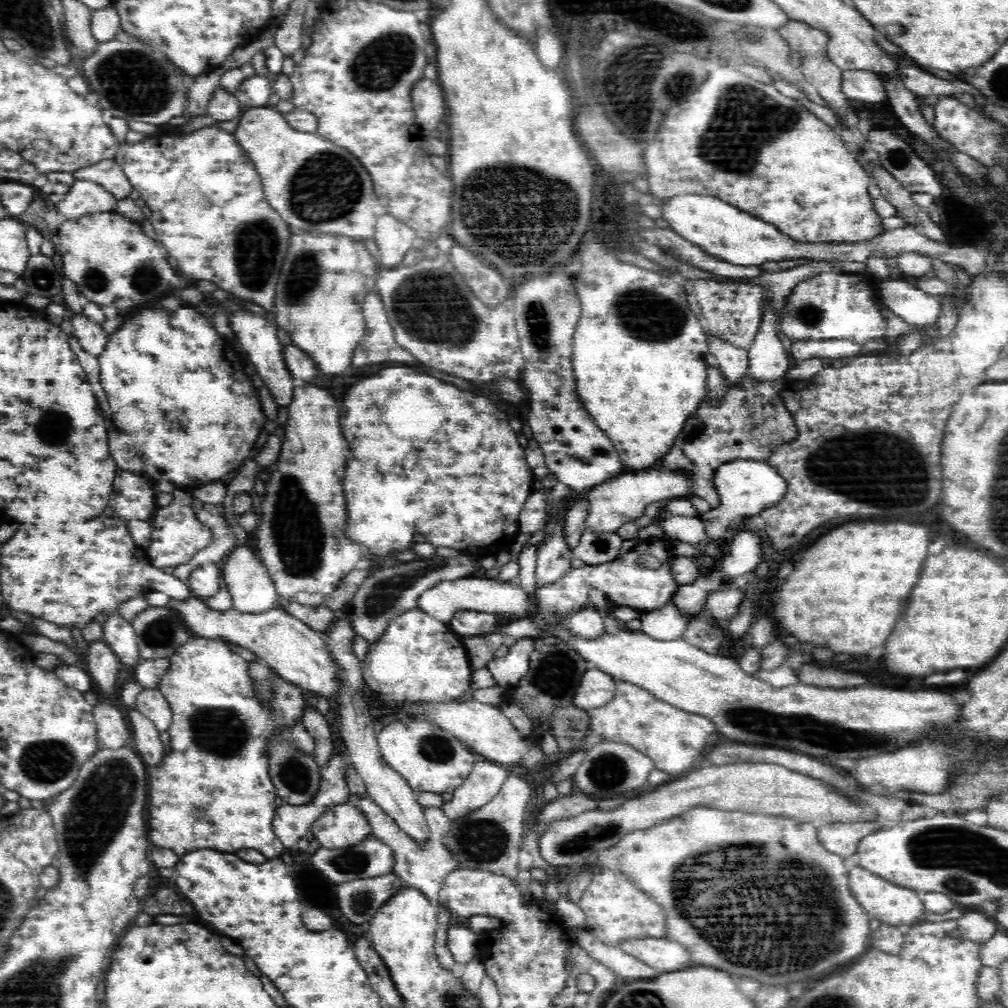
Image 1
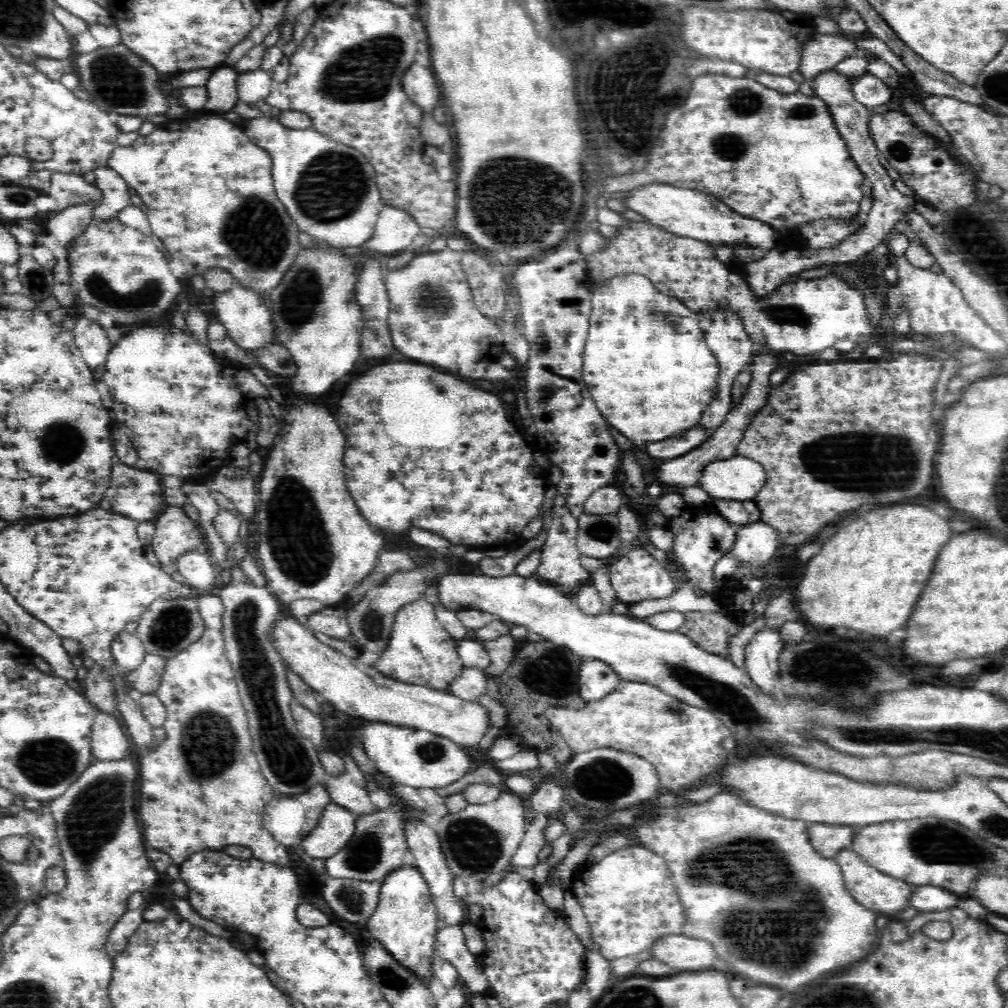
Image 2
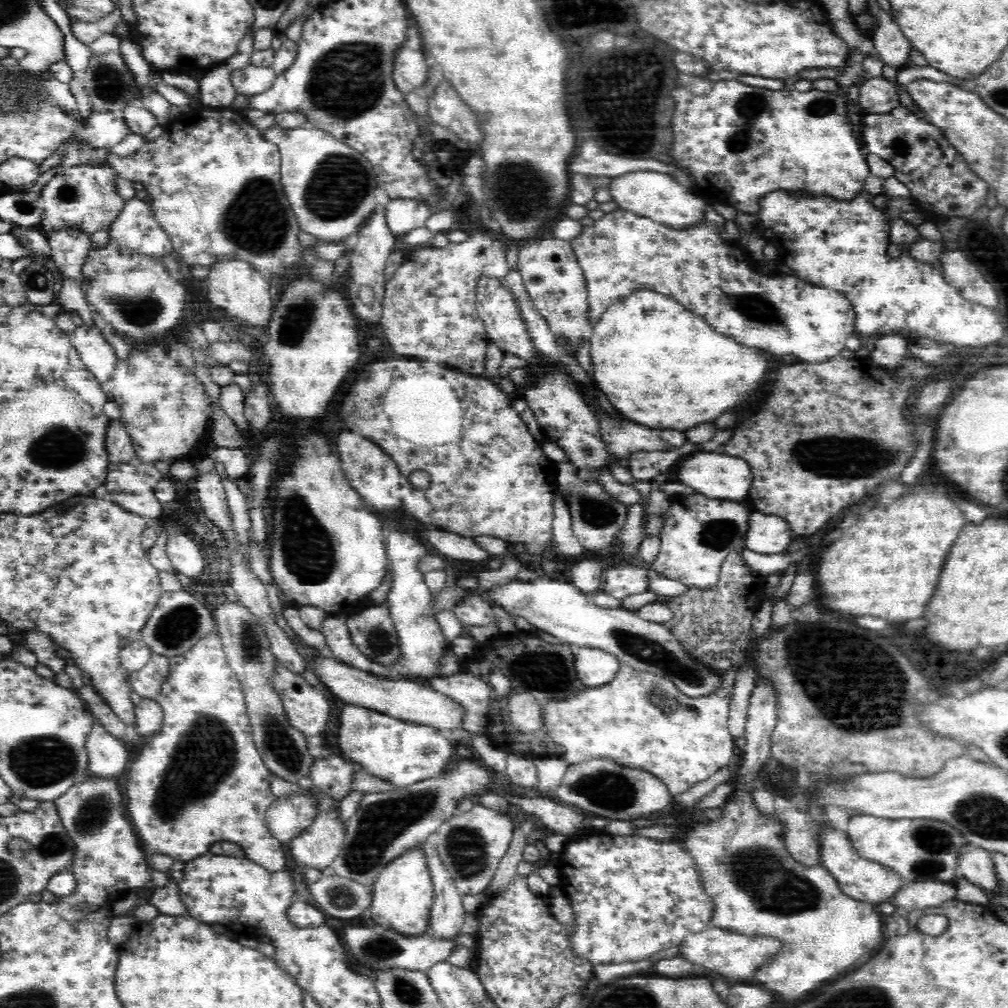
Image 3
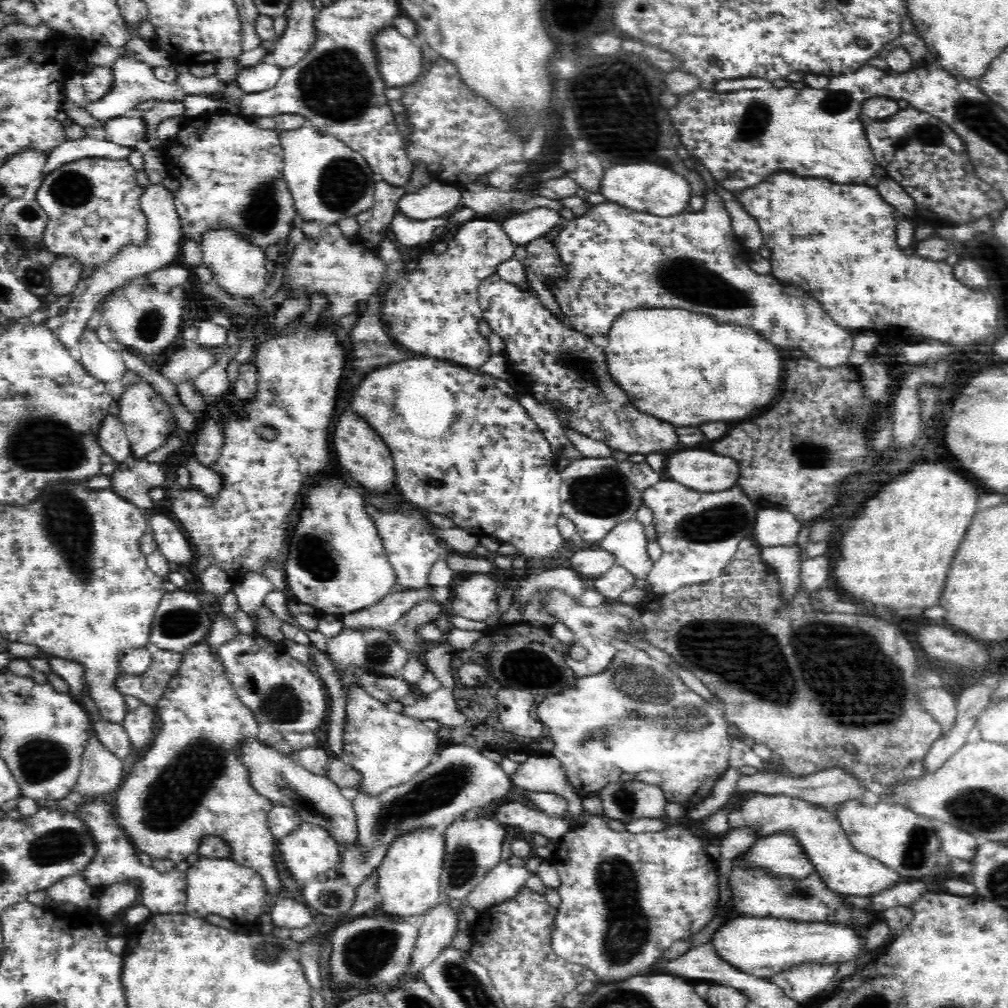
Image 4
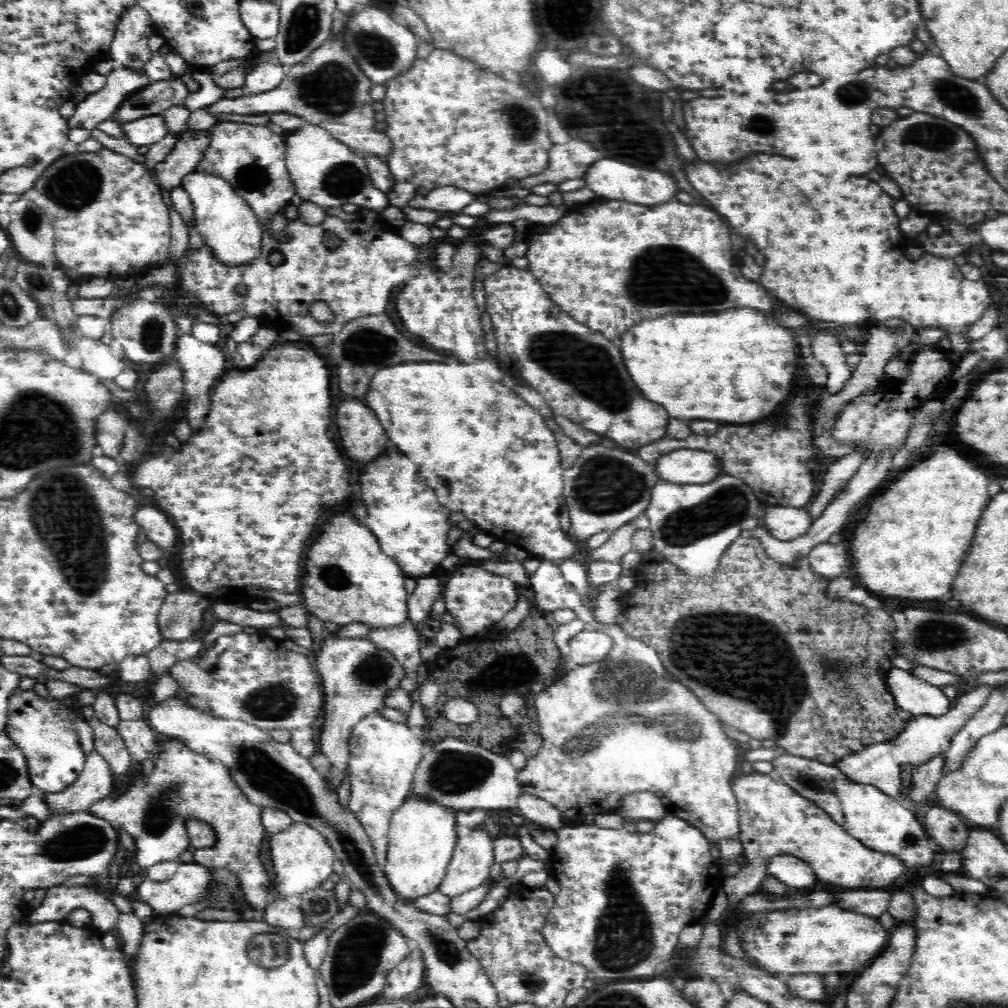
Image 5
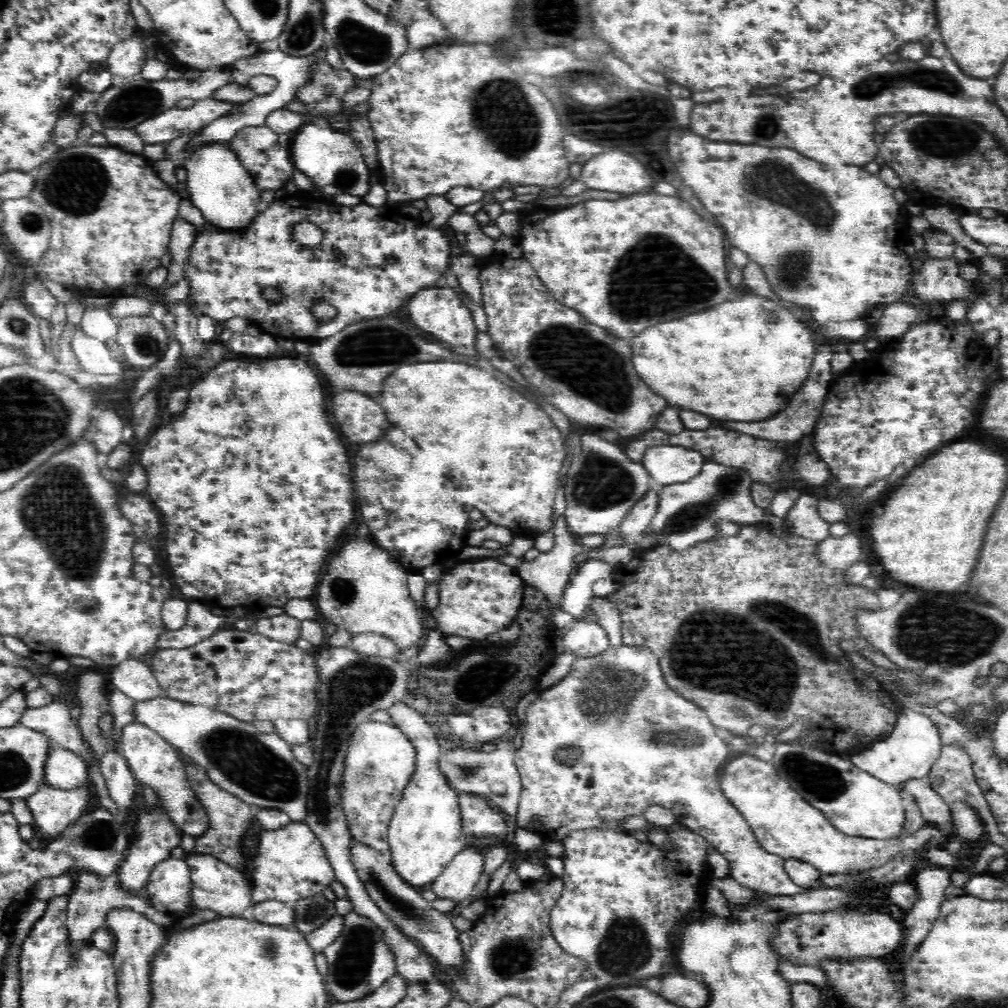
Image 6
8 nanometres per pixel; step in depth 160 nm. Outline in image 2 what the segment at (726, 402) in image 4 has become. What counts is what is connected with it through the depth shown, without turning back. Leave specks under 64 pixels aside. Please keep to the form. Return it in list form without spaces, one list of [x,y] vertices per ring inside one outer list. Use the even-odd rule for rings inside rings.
[[[616,273],[589,288],[592,312],[584,344],[582,378],[600,414],[626,438],[640,446],[648,440],[666,440],[698,424],[702,412],[716,396],[720,365],[710,352],[698,315],[678,297],[658,292],[652,281],[640,273]]]

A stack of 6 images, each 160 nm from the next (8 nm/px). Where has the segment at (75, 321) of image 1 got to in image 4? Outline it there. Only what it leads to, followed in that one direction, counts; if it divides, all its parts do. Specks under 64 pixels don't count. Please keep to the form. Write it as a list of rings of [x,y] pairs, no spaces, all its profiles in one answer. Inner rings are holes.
[[[86,328],[78,343],[75,349],[81,356],[80,362],[98,380],[118,380],[126,372],[120,350],[116,349],[114,343],[100,341],[96,331]]]

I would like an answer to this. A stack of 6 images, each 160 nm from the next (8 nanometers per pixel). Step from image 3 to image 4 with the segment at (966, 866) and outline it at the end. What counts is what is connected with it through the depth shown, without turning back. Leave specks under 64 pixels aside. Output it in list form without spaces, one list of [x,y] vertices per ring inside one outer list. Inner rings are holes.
[[[946,823],[942,832],[944,855],[949,860],[953,858],[972,860],[976,856],[979,845],[978,839],[952,824]]]

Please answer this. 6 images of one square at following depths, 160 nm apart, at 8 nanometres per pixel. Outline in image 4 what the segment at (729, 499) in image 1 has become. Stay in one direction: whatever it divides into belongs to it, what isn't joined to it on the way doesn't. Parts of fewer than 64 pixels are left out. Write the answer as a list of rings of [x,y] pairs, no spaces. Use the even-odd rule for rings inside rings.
[[[684,450],[665,461],[666,474],[694,491],[718,492],[738,486],[739,463],[710,450]]]

